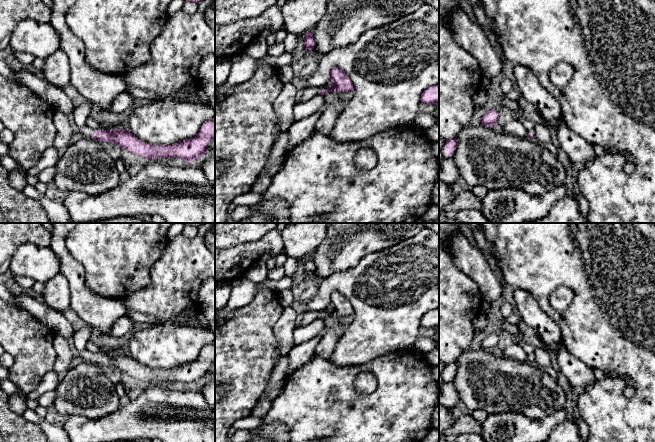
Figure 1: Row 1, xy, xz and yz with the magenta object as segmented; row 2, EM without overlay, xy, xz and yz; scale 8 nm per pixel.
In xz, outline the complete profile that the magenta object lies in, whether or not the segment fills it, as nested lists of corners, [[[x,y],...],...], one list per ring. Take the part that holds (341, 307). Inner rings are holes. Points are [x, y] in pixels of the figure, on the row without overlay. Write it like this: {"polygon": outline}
{"polygon": [[[334,291],[330,295],[330,303],[333,306],[333,311],[330,314],[319,314],[318,311],[311,311],[304,314],[301,321],[302,326],[306,326],[316,319],[324,319],[329,316],[350,316],[354,315],[354,310],[352,305],[349,303],[348,299],[338,291]]]}

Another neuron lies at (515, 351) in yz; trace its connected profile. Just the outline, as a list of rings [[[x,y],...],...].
[[[514,343],[507,347],[504,350],[496,351],[498,355],[501,355],[505,358],[515,359],[518,361],[526,361],[528,360],[528,356],[525,353],[524,349],[521,345]]]

